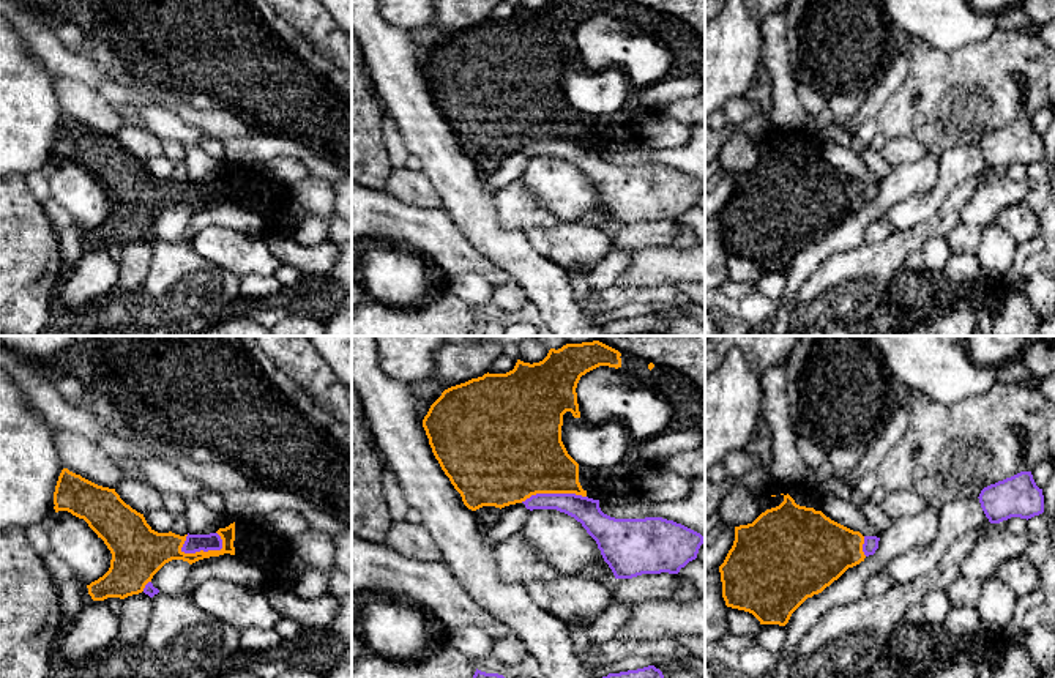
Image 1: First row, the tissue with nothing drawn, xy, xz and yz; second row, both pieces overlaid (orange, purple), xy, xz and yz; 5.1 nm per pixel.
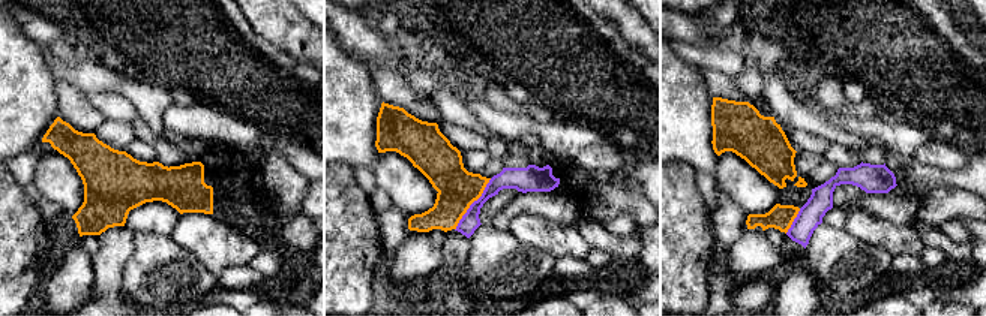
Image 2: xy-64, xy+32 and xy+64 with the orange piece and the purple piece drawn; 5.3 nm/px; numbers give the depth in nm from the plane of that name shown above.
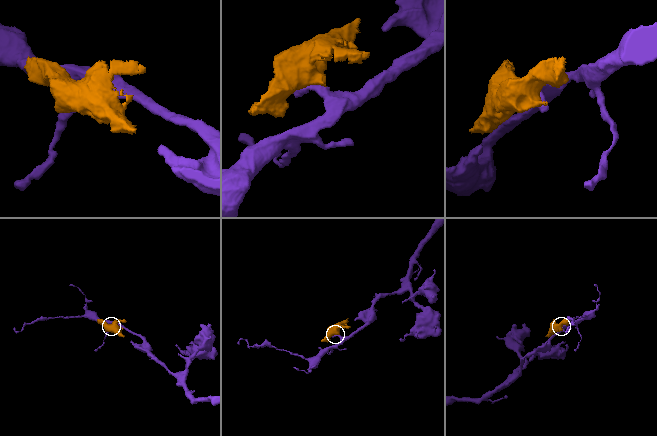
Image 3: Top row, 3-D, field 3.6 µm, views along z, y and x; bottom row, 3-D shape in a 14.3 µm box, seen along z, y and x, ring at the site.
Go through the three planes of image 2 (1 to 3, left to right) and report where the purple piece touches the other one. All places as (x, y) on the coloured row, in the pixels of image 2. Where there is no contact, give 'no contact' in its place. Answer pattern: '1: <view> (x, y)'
1: no contact
2: xy+32 (471, 202)
3: xy+64 (793, 220)

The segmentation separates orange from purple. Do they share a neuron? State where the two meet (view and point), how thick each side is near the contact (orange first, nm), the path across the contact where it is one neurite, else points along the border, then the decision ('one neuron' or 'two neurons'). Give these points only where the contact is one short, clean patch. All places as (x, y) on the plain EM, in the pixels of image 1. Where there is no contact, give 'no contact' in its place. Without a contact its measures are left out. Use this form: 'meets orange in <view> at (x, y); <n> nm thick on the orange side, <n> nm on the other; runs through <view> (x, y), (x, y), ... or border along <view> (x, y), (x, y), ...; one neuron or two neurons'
meets orange in xy at (202, 197); 180 nm thick on the orange side, 100 nm on the other; two neurons

